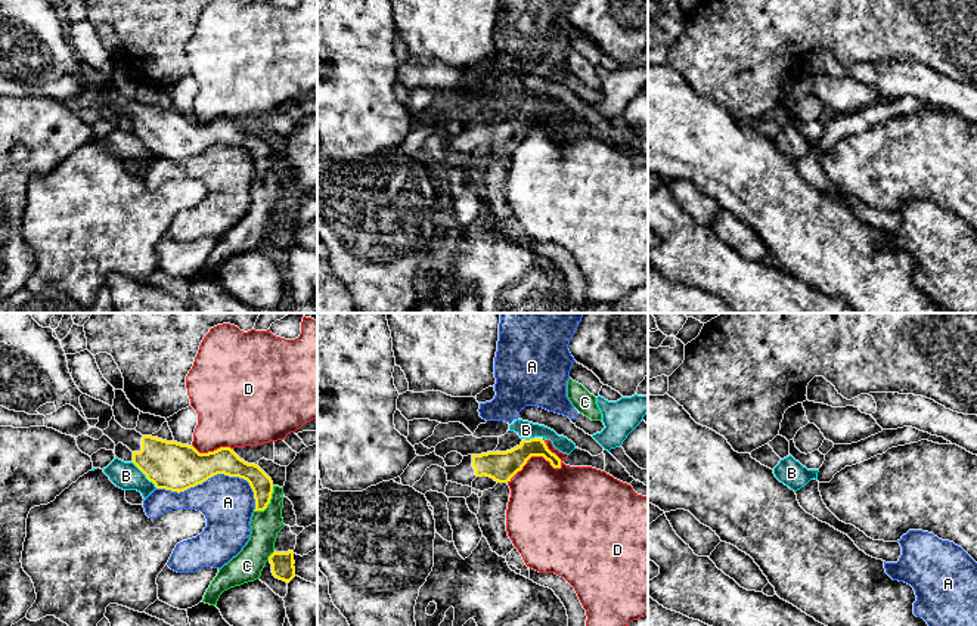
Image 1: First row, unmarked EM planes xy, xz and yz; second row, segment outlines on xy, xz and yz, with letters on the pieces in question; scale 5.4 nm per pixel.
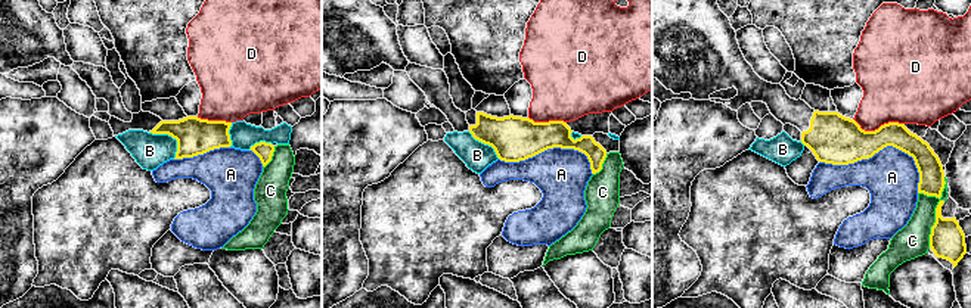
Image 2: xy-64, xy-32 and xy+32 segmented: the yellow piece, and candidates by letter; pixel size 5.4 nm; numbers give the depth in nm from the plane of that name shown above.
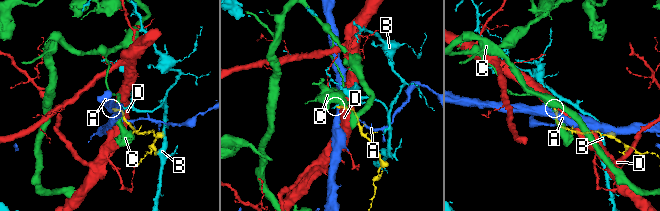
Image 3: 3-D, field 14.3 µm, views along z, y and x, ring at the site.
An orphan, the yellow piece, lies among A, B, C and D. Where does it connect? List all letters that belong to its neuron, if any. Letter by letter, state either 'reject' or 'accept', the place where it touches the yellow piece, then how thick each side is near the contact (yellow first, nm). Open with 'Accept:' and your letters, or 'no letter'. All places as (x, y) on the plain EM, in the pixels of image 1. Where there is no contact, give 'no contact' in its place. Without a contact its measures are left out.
Accept: no letter
A: reject; meets yellow in xy at (216, 143); 260 nm thick on the yellow side, 280 nm on the other
B: reject; meets yellow in xy at (145, 143); 260 nm thick on the yellow side, 150 nm on the other
C: reject; meets yellow in xy at (269, 172); 120 nm thick on the yellow side, 160 nm on the other
D: reject; meets yellow in xz at (534, 124); 160 nm thick on the yellow side, 360 nm on the other

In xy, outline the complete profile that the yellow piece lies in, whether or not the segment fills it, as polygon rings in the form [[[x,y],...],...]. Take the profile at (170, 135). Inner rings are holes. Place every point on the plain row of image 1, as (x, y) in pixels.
[[[112,86],[103,103],[115,115],[122,112],[133,121],[133,133],[156,158],[180,162],[202,154],[217,143],[224,143],[249,152],[255,168],[254,180],[264,180],[270,173],[273,162],[272,148],[258,134],[241,128],[230,117],[199,123],[189,114],[142,105],[136,99],[125,99],[115,90],[115,86]]]

